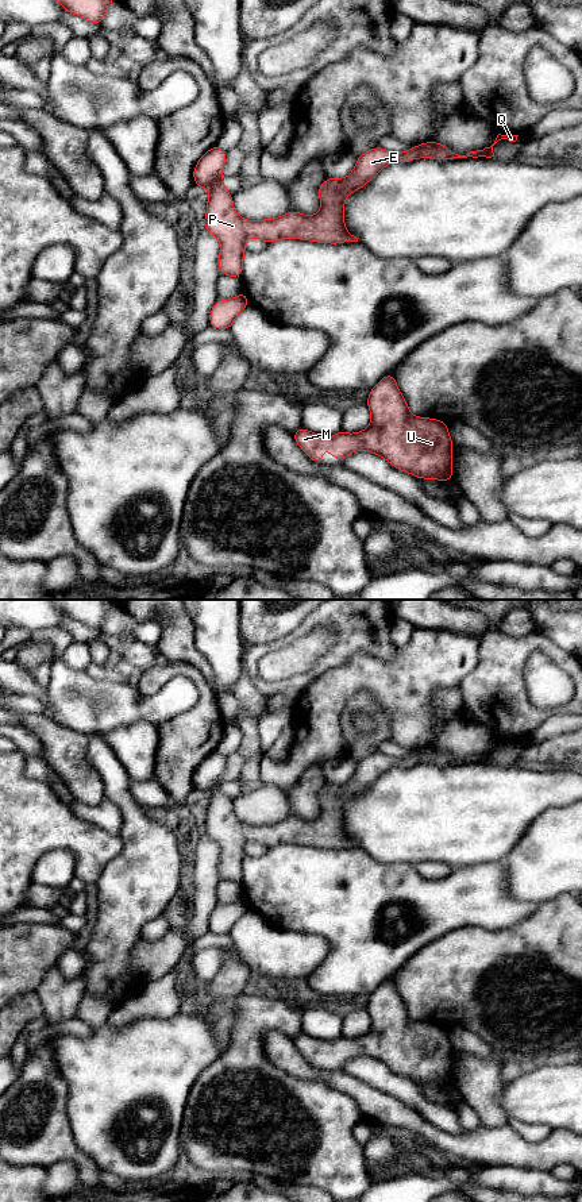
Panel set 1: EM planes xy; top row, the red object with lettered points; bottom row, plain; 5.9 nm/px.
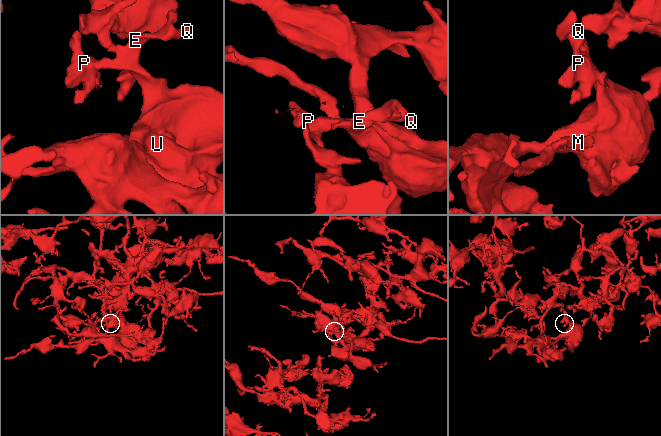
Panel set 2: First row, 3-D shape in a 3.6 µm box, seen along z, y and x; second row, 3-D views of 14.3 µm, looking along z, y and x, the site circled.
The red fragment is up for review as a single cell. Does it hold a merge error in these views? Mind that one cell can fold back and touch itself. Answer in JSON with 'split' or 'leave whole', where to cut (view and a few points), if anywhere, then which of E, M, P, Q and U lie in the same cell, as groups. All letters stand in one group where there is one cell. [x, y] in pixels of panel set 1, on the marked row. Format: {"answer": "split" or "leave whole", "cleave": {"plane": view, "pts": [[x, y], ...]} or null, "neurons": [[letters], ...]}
{"answer": "leave whole", "cleave": null, "neurons": [["E", "M", "P", "Q", "U"]]}

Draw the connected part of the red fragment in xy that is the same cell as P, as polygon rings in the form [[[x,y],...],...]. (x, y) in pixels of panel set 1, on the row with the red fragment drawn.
[[[498,134],[490,147],[470,151],[466,155],[458,155],[433,140],[411,147],[401,154],[377,146],[358,157],[347,178],[325,178],[317,189],[321,201],[317,215],[305,216],[293,209],[277,219],[257,221],[242,219],[236,213],[232,194],[223,184],[224,177],[221,172],[227,151],[215,145],[196,163],[193,180],[197,188],[209,189],[203,228],[208,230],[220,242],[219,273],[242,278],[247,238],[258,238],[266,243],[289,238],[331,244],[358,242],[358,238],[351,235],[344,227],[344,200],[348,193],[362,189],[390,162],[405,163],[417,158],[492,158],[494,157],[493,146],[498,140],[508,139],[509,142],[516,142],[517,136]]]

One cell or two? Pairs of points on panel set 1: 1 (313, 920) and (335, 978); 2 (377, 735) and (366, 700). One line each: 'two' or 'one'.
1: one
2: one

